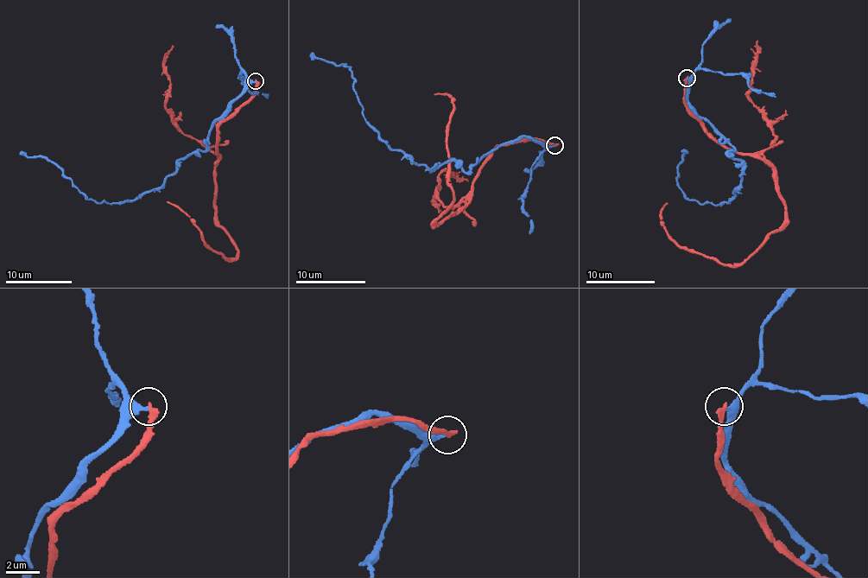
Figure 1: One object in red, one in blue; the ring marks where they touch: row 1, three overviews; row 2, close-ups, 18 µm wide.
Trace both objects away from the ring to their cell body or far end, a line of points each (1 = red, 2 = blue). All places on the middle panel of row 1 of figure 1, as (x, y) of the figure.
1: (554, 145), (497, 149), (472, 198), (434, 225), (454, 197), (454, 108), (434, 95)
2: (554, 145), (516, 138), (465, 171), (454, 161), (418, 164), (390, 147), (364, 117), (345, 65), (310, 53)

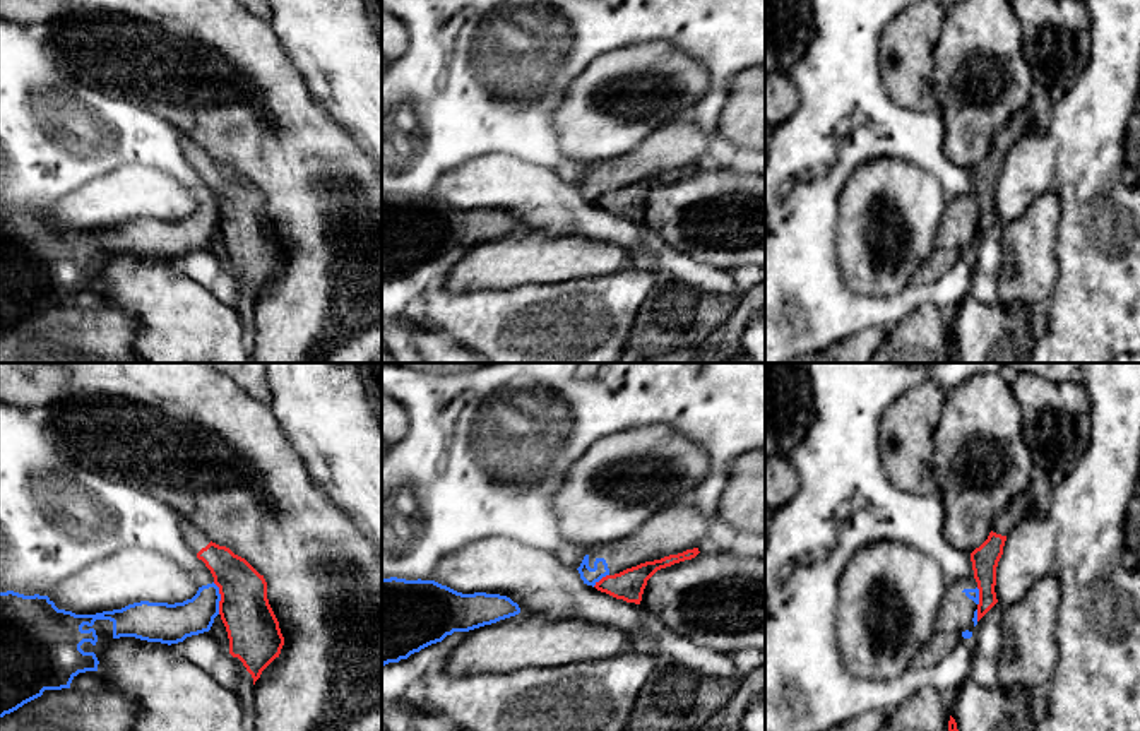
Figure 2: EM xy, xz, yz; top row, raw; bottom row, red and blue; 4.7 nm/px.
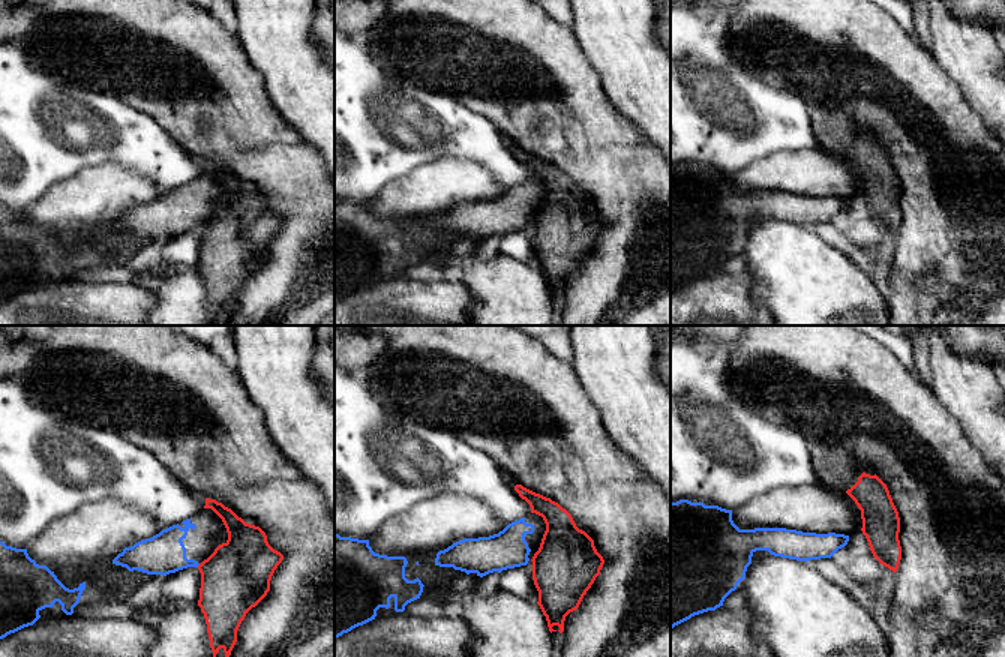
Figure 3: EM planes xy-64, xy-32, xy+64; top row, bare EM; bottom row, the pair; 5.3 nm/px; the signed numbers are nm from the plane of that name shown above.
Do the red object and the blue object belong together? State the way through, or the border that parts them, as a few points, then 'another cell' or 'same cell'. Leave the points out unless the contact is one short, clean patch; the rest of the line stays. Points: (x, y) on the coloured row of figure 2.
border xy (213, 582), (219, 593), (219, 613); another cell

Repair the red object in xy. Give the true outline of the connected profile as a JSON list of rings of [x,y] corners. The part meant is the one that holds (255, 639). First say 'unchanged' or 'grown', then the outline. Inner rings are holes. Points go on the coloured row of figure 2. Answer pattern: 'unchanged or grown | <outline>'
grown | [[[181,519],[181,532],[219,587],[219,615],[228,632],[229,654],[243,663],[255,685],[284,645],[267,599],[267,582],[245,558],[212,543],[190,520]]]

